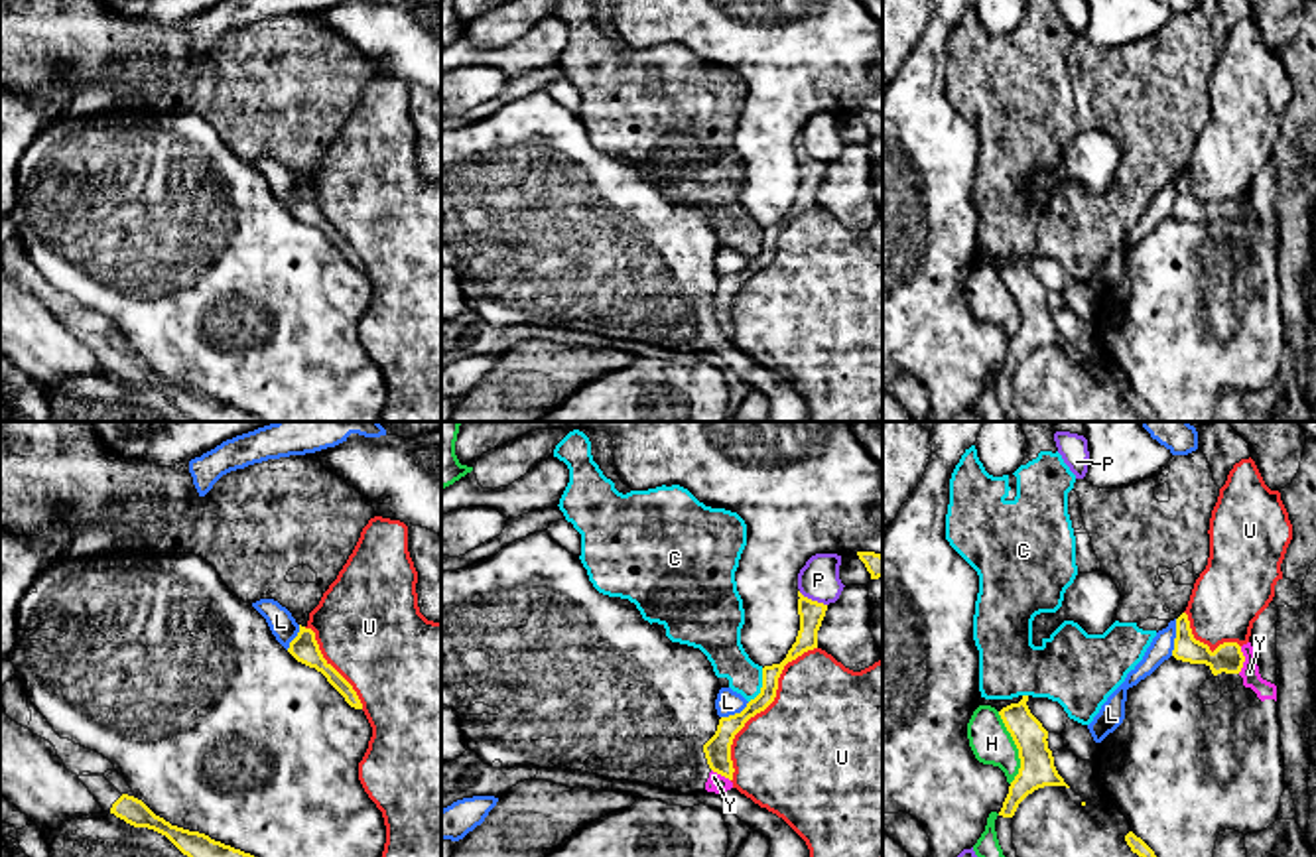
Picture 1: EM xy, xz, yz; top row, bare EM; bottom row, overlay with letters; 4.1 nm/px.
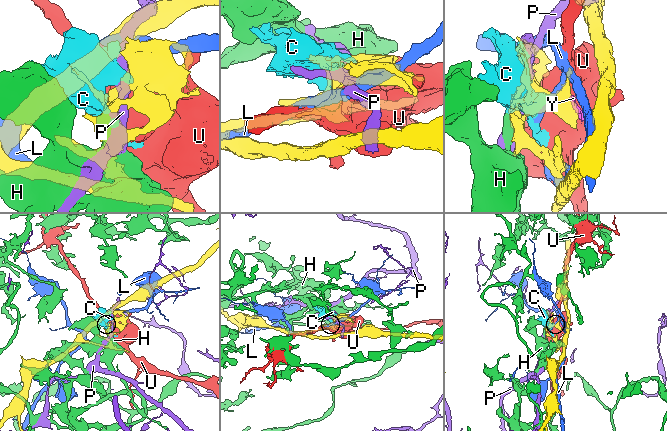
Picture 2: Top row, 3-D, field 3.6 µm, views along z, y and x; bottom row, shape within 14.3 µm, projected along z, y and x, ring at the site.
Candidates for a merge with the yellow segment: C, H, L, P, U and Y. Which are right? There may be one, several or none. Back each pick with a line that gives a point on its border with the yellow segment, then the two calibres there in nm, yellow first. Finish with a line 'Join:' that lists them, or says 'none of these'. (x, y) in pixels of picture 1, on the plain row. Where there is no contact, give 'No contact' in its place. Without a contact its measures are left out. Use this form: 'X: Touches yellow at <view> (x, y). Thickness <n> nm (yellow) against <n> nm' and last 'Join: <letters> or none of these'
Join: none of these

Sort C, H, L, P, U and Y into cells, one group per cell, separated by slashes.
C / H / L / P / U / Y

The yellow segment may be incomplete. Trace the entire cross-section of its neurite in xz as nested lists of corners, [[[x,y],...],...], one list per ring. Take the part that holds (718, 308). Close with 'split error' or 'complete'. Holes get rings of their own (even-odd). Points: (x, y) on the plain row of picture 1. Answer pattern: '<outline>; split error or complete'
[[[800,150],[798,156],[800,189],[786,217],[780,223],[762,227],[760,252],[751,258],[741,272],[721,276],[715,294],[703,303],[709,327],[729,339],[733,339],[735,331],[731,319],[731,303],[735,294],[745,286],[751,276],[764,270],[774,260],[778,236],[784,225],[804,211],[818,207],[818,189],[825,175],[827,164],[804,156]]]; complete

